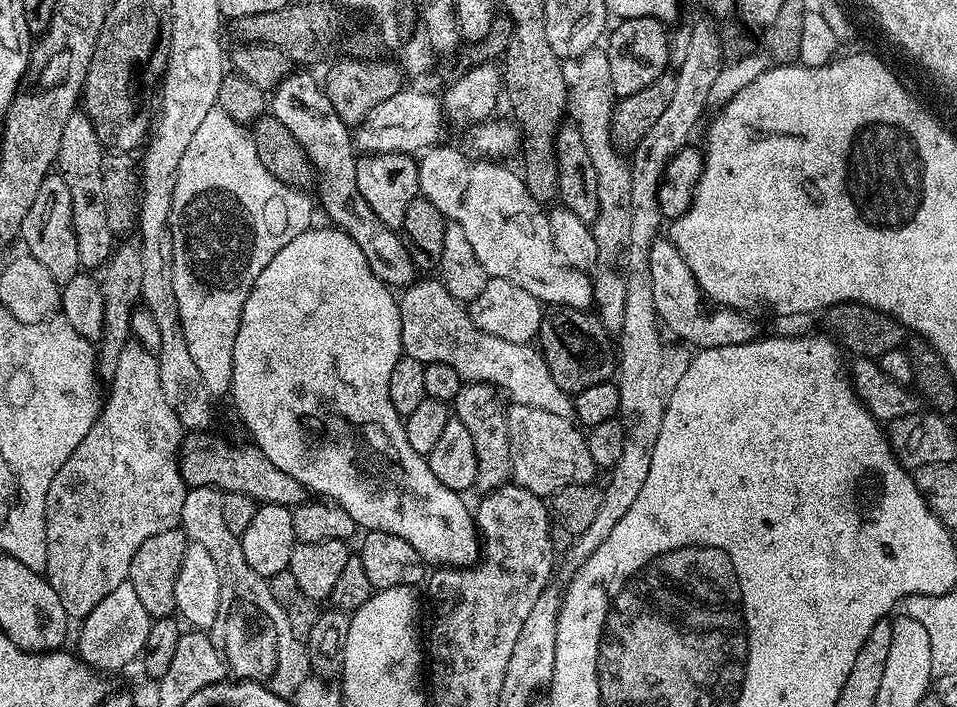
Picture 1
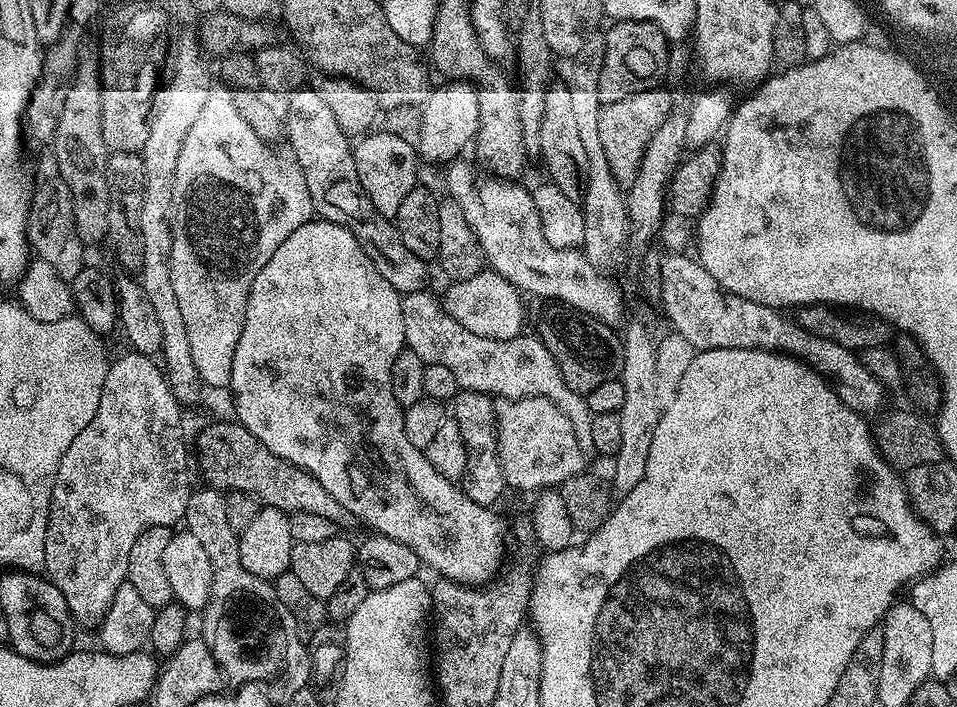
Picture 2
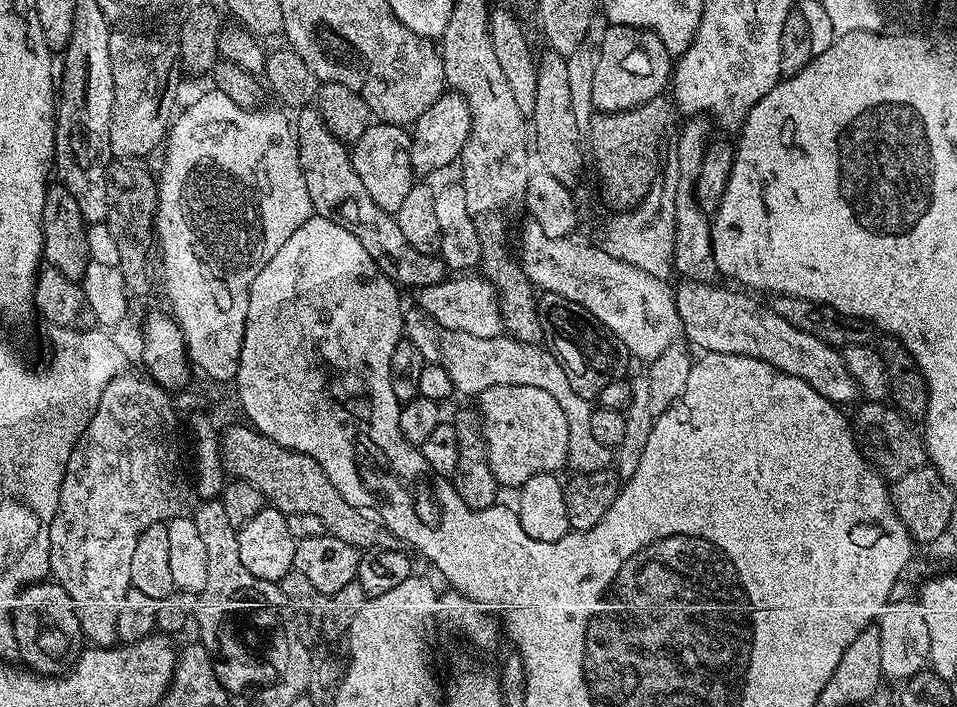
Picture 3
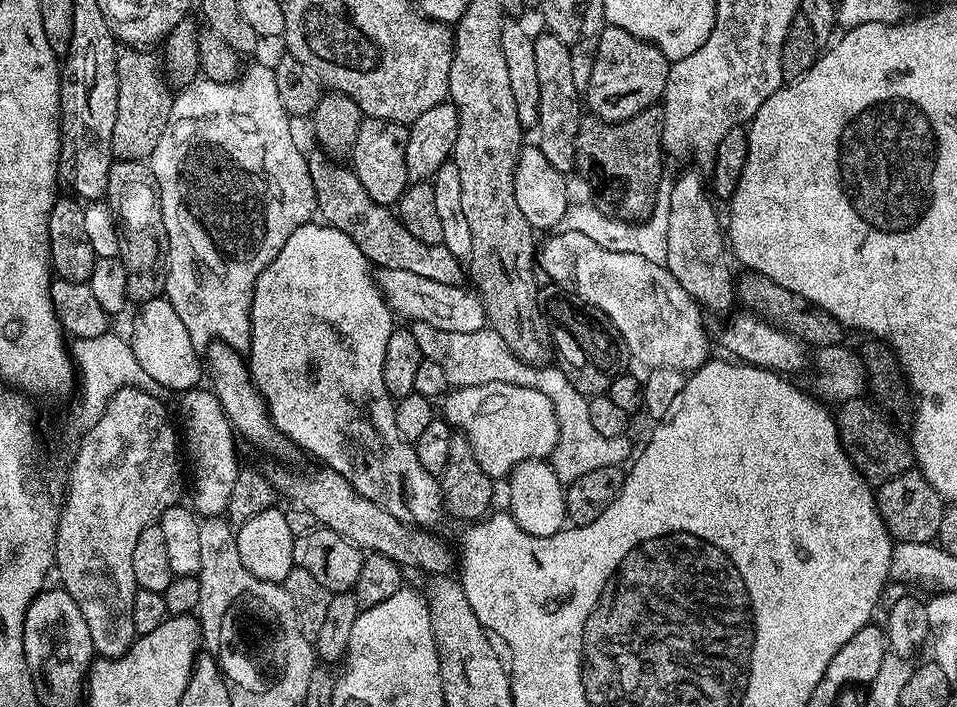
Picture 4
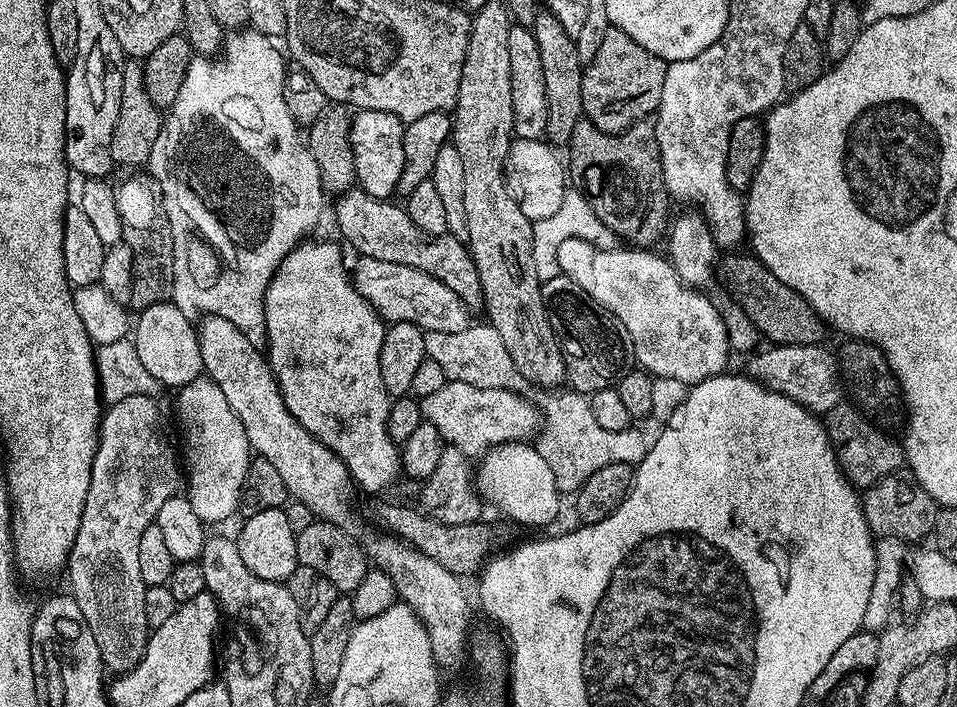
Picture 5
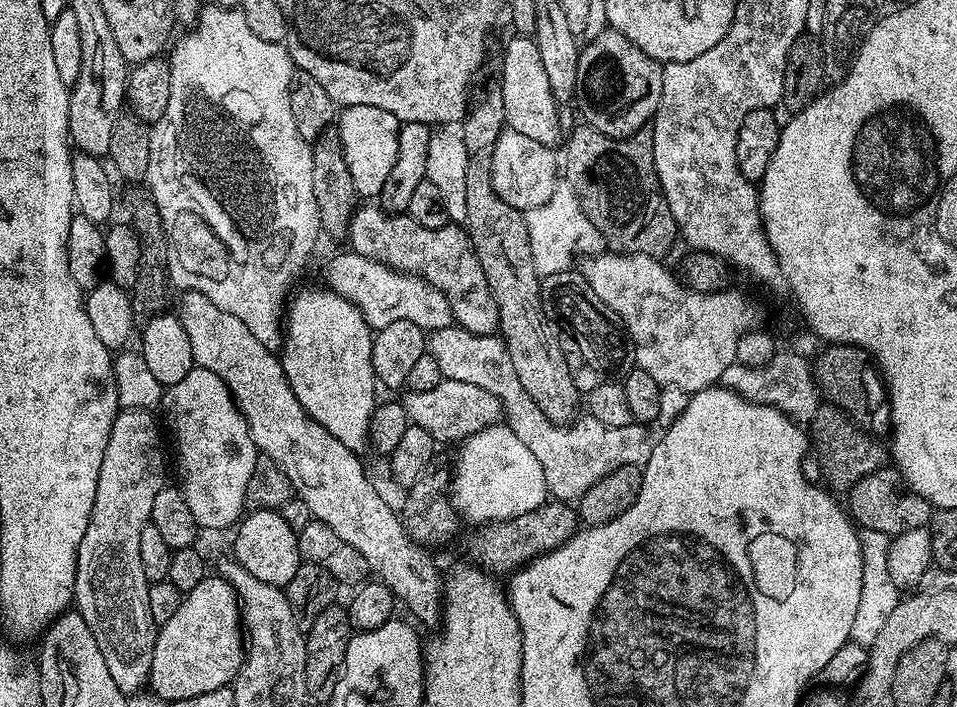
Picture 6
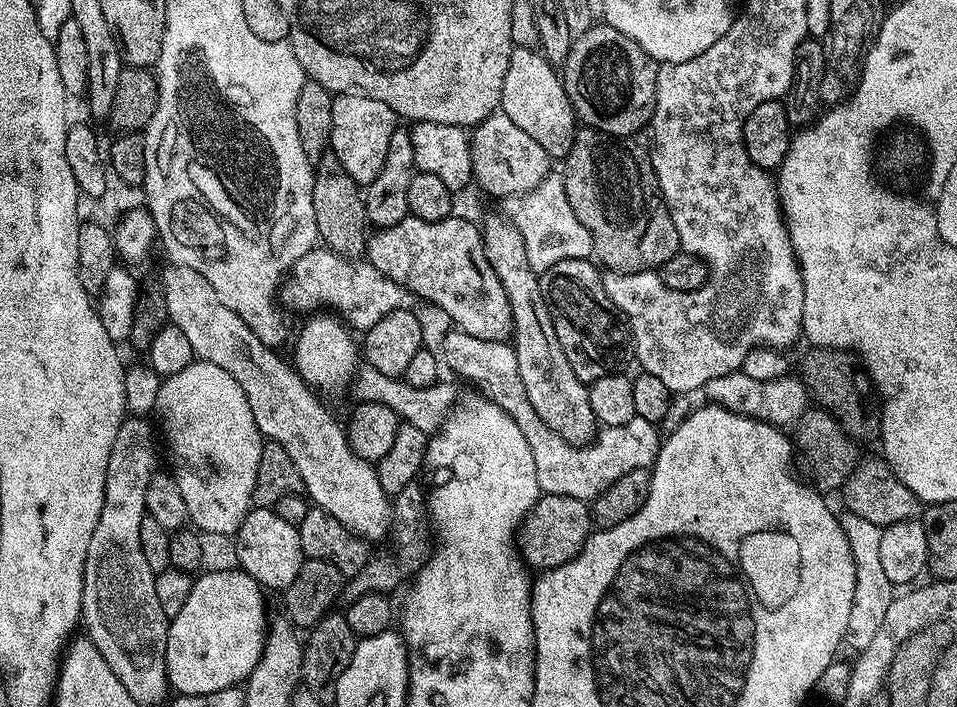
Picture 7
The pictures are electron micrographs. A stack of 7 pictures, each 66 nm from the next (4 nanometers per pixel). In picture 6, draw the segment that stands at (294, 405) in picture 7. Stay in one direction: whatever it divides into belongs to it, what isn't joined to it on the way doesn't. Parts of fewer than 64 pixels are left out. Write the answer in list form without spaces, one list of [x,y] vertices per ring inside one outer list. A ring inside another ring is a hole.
[[[188,290],[183,295],[178,317],[190,340],[193,365],[218,374],[218,378],[226,382],[236,405],[246,418],[250,438],[256,443],[257,453],[264,455],[265,452],[268,455],[265,457],[271,463],[277,464],[282,474],[286,474],[286,478],[290,478],[293,493],[302,502],[306,502],[306,506],[310,506],[315,519],[330,526],[330,530],[334,530],[334,534],[338,534],[342,542],[350,542],[350,546],[354,546],[354,550],[358,550],[358,554],[366,558],[369,573],[375,579],[381,580],[403,607],[404,604],[408,607],[407,615],[413,621],[418,620],[426,627],[435,629],[442,620],[442,572],[440,576],[431,554],[428,553],[431,551],[425,545],[413,542],[404,529],[397,509],[392,509],[384,501],[383,494],[372,485],[372,480],[360,461],[361,457],[342,446],[342,442],[338,442],[338,438],[334,438],[330,430],[326,430],[316,420],[308,417],[306,410],[302,410],[302,402],[294,398],[294,390],[290,390],[290,382],[286,382],[279,355],[266,350],[266,346],[262,346],[262,342],[258,342],[258,338],[254,338],[254,334],[246,330],[246,322],[242,322],[242,318],[226,314],[226,310],[214,306],[214,302],[210,302],[210,298],[206,298],[201,292]]]

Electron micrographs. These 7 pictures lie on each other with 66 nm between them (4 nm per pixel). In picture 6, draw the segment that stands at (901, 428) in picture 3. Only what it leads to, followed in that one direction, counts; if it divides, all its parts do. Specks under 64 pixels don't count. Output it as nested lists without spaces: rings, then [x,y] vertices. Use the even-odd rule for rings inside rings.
[[[827,402],[821,403],[810,421],[810,444],[814,449],[814,456],[816,452],[820,468],[828,479],[827,487],[837,493],[841,492],[840,494],[847,493],[862,478],[874,474],[886,464],[885,445],[883,448],[878,441],[871,440],[859,427],[863,428],[847,412]]]

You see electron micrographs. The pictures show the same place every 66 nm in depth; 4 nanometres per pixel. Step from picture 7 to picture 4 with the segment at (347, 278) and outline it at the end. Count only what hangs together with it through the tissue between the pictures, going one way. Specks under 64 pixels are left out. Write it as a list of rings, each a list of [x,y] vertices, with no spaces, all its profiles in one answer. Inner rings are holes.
[[[381,268],[375,273],[375,278],[384,301],[397,317],[405,316],[405,321],[427,322],[430,326],[438,326],[438,330],[458,334],[470,334],[486,327],[484,304],[471,287],[434,282],[434,278],[422,278],[422,274],[397,268]]]

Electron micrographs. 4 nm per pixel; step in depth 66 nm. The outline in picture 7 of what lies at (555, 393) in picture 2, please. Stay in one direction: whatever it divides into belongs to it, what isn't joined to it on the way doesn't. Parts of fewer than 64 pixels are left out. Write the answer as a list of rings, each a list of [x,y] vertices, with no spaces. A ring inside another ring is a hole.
[[[451,330],[440,340],[438,356],[443,367],[448,368],[456,376],[469,380],[481,388],[483,395],[492,400],[522,430],[522,438],[526,438],[526,446],[530,446],[530,454],[534,457],[534,470],[538,474],[538,486],[541,493],[550,496],[565,496],[591,502],[601,496],[604,491],[622,474],[630,474],[630,470],[639,468],[651,469],[660,452],[661,433],[657,425],[646,422],[646,418],[635,416],[626,426],[613,428],[601,427],[596,439],[587,446],[567,444],[538,414],[534,414],[534,406],[530,406],[530,398],[526,398],[526,390],[522,387],[522,378],[518,374],[518,358],[516,349],[508,342],[486,342],[486,338],[474,338],[459,330]]]

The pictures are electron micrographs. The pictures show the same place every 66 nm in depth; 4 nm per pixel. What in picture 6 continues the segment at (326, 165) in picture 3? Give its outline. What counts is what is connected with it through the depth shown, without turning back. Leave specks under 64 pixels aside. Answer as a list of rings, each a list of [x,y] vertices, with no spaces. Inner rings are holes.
[[[375,203],[365,204],[368,204],[365,208],[363,205],[353,212],[352,221],[348,227],[346,240],[347,243],[352,243],[349,244],[351,251],[362,254],[374,262],[382,262],[399,272],[422,278],[430,286],[434,286],[434,290],[438,290],[444,295],[446,302],[450,302],[453,321],[459,327],[470,330],[470,334],[490,336],[499,329],[500,319],[496,299],[486,282],[486,274],[478,262],[476,251],[472,249],[472,239],[459,223],[449,222],[440,228],[427,228],[418,226],[418,222],[414,222],[406,214],[389,214]]]

